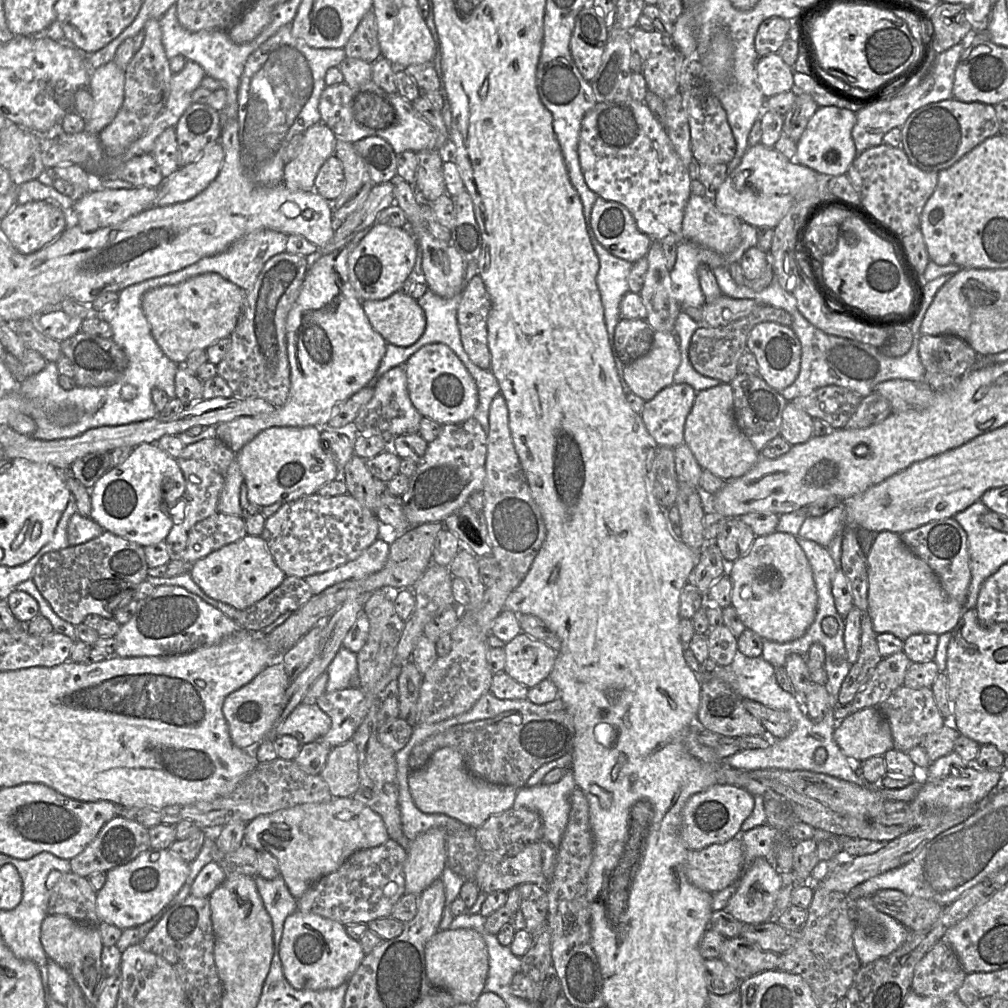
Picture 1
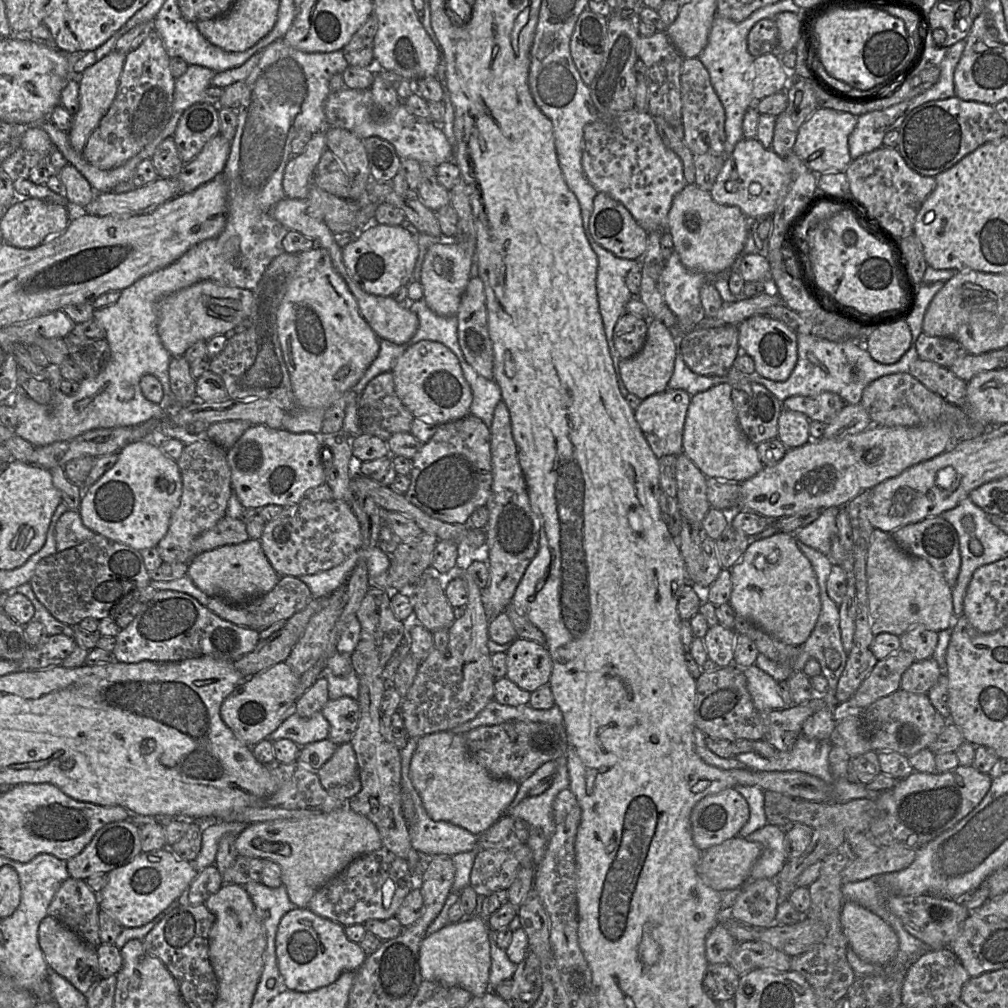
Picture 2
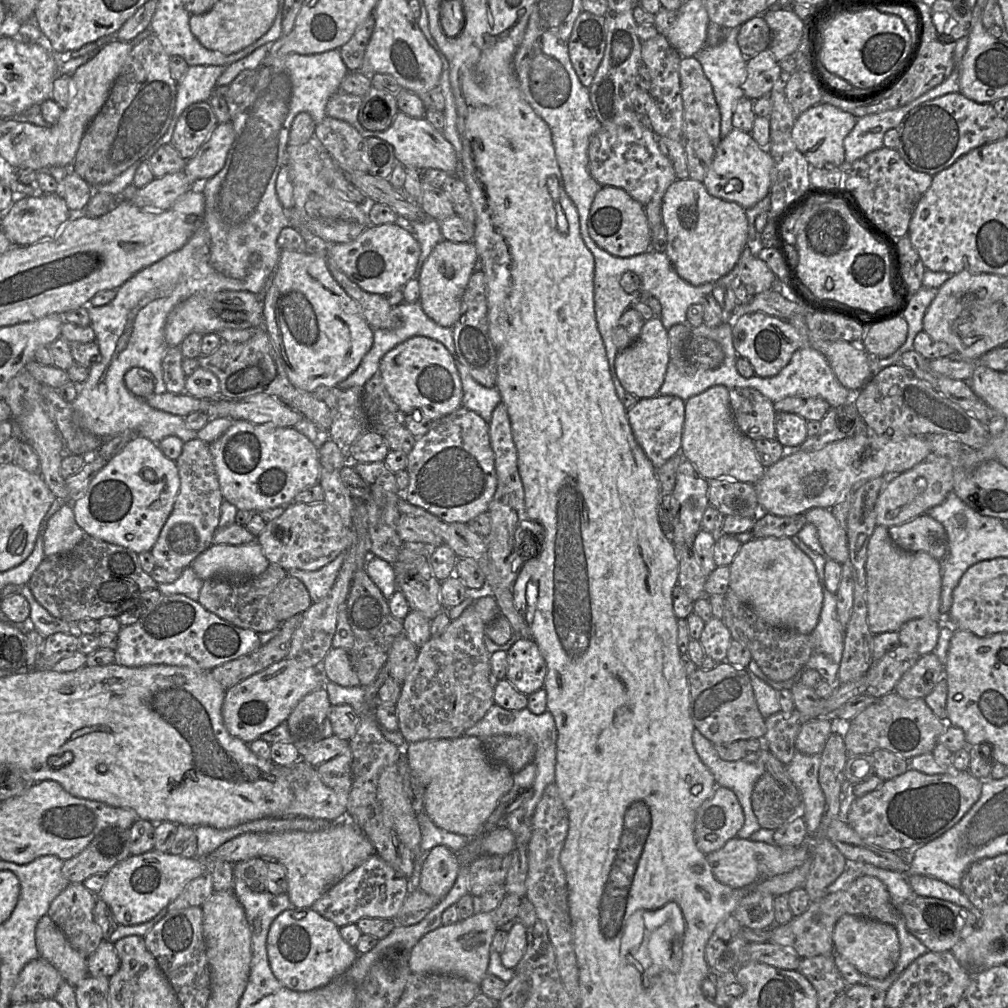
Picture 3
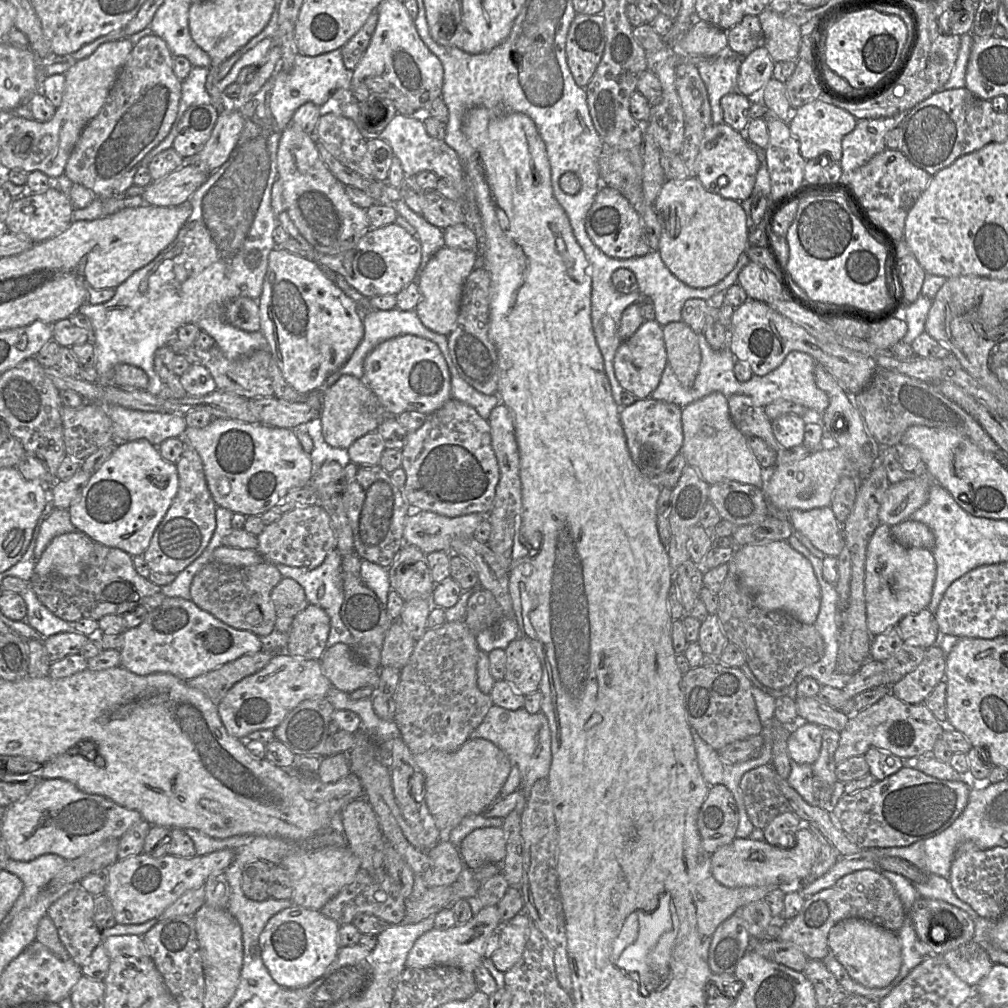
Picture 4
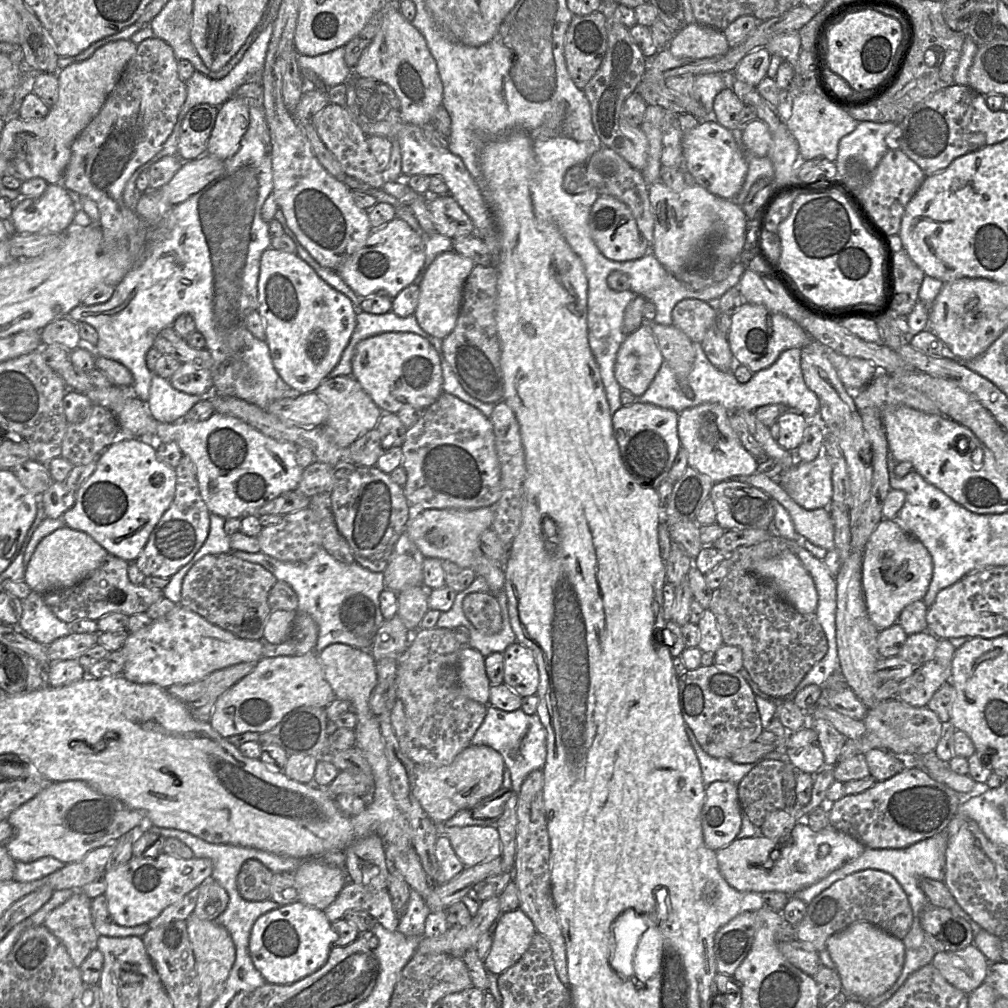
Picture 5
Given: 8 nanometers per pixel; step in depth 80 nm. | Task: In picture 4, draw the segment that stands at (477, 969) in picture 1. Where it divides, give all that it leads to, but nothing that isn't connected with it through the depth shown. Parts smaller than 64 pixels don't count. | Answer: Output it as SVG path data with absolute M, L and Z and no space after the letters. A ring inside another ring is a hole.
M487 906L465 923L455 924L446 930L432 929L416 940L409 951L406 967L446 965L473 973L476 967L483 963L486 943L492 934L499 932L500 923L497 906Z

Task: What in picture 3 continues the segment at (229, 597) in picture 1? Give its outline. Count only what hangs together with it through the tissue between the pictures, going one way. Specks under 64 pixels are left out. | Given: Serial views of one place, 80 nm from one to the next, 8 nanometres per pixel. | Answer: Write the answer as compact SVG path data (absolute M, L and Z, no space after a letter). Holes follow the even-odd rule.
M254 541L249 544L212 544L190 565L202 581L211 578L253 578L261 575L270 562Z

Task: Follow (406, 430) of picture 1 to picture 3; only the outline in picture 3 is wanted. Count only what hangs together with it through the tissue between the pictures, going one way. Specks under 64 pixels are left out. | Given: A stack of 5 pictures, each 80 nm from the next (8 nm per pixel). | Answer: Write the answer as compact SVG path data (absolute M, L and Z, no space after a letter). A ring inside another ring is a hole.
M379 373L372 376L361 391L361 402L368 430L384 435L390 427L404 425L406 414L391 399Z

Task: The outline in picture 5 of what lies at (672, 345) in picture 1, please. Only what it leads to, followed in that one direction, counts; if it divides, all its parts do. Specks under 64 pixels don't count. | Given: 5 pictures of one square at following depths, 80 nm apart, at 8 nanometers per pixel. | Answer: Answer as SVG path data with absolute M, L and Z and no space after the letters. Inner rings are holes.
M645 319L636 331L628 334L620 346L614 376L621 389L639 398L650 386L664 358Z

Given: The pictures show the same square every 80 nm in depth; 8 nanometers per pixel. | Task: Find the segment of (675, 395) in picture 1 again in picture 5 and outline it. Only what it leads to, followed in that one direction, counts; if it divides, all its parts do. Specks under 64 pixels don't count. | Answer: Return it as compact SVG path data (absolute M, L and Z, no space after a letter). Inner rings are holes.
M635 401L612 414L614 435L621 460L629 475L641 486L658 488L666 480L682 447L678 436L679 413L649 403Z

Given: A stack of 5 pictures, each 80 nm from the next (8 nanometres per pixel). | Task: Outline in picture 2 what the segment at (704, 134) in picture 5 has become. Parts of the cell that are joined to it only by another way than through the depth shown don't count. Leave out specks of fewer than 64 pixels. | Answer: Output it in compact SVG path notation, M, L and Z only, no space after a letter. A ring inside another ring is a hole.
M743 138L725 161L710 195L718 204L738 207L748 219L762 219L772 217L789 184L790 169L784 158L764 148L758 139Z

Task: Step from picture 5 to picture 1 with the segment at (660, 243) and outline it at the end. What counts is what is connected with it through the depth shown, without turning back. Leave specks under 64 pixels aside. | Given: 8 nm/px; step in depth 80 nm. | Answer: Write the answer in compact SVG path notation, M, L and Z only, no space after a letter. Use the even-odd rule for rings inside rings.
M691 194L684 211L682 234L684 241L729 254L741 242L741 224L738 217L720 212L714 201Z

